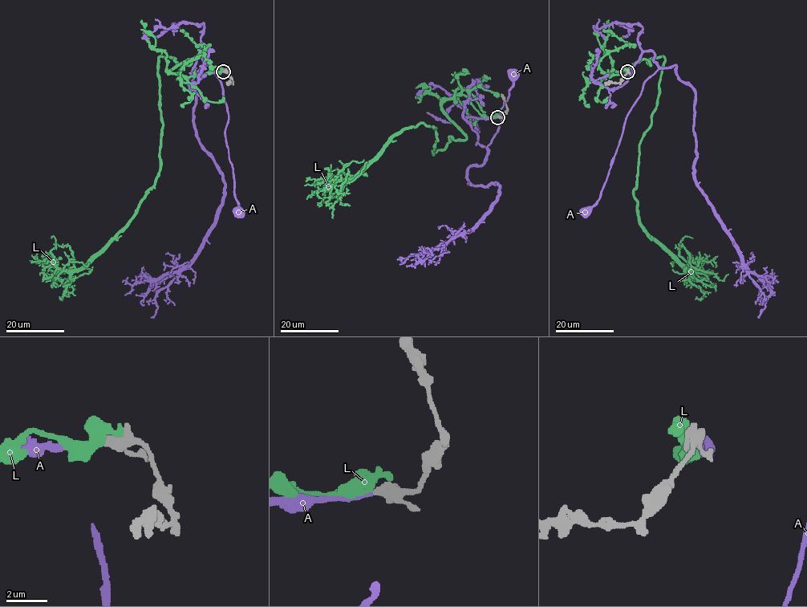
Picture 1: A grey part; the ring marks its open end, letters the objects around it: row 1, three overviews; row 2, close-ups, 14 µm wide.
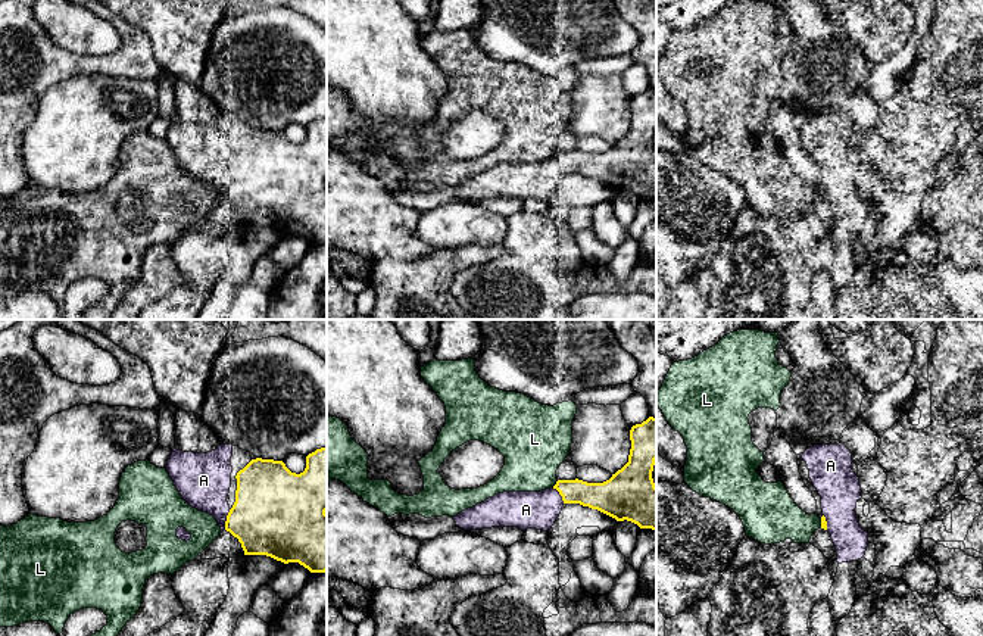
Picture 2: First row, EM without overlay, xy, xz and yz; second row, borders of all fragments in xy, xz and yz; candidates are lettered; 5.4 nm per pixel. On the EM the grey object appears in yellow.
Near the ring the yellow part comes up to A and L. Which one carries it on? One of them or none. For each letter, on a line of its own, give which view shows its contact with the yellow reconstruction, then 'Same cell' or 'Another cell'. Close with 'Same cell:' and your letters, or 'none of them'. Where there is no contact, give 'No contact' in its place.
A: Touches yellow in xy. Same cell
L: Touches yellow in xz. Another cell
Same cell: A

